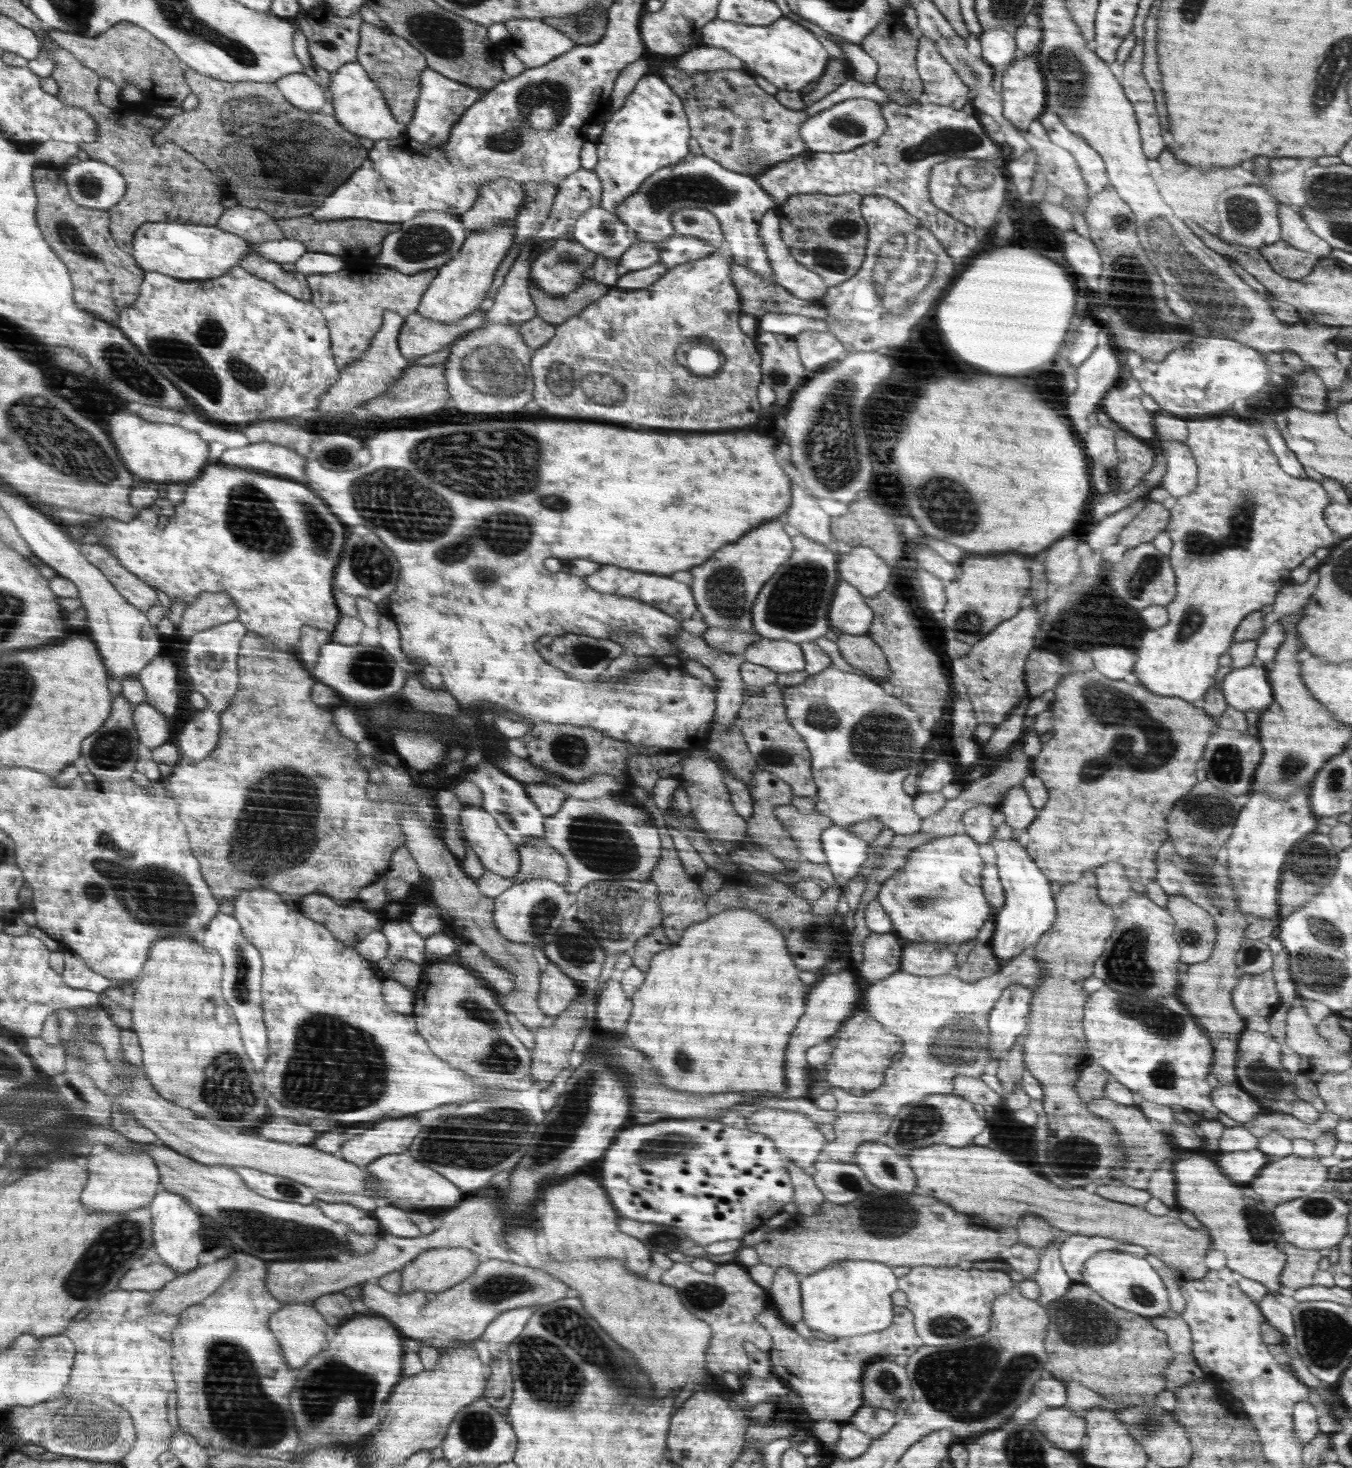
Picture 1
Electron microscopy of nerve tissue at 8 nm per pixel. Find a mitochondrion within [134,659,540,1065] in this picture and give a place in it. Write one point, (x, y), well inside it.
(282, 798)

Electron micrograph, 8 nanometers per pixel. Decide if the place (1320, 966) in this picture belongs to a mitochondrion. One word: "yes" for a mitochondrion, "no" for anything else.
yes

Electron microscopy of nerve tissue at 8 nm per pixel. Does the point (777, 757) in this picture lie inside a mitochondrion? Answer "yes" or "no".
yes

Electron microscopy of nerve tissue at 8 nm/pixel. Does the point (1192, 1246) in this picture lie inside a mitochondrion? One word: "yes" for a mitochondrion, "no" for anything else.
no

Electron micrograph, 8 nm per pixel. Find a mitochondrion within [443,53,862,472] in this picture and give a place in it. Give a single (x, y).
(552, 97)

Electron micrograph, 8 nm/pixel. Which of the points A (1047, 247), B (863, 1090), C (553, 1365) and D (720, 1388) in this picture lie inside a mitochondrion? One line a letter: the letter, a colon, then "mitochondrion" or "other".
A: other
B: other
C: mitochondrion
D: other

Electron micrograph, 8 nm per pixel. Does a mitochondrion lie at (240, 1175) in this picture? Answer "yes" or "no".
no

